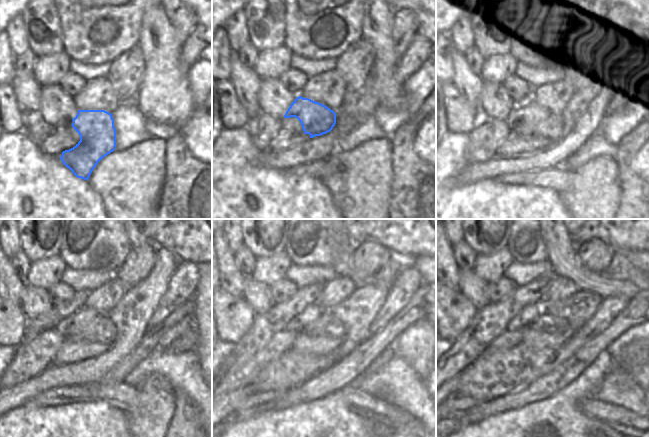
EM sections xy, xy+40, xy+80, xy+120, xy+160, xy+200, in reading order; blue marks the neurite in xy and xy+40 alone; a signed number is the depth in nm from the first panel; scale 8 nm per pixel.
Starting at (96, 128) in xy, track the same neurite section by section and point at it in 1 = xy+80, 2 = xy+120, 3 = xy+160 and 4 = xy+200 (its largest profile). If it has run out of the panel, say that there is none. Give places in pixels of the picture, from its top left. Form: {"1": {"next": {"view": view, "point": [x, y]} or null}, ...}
{"1": {"next": {"view": "xy+80", "point": [527, 107]}}, "2": {"next": {"view": "xy+120", "point": [81, 319]}}, "3": {"next": {"view": "xy+160", "point": [312, 312]}}, "4": {"next": {"view": "xy+200", "point": [529, 314]}}}

